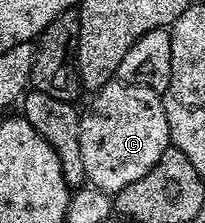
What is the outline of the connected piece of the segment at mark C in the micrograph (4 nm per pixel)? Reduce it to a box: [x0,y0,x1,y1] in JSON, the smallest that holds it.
[81,79,171,194]

